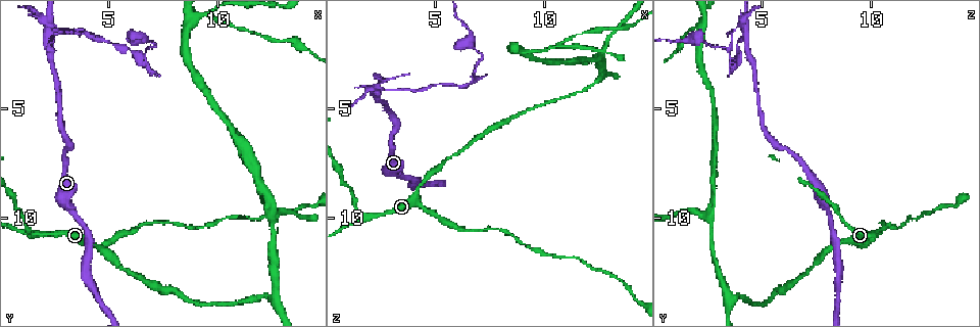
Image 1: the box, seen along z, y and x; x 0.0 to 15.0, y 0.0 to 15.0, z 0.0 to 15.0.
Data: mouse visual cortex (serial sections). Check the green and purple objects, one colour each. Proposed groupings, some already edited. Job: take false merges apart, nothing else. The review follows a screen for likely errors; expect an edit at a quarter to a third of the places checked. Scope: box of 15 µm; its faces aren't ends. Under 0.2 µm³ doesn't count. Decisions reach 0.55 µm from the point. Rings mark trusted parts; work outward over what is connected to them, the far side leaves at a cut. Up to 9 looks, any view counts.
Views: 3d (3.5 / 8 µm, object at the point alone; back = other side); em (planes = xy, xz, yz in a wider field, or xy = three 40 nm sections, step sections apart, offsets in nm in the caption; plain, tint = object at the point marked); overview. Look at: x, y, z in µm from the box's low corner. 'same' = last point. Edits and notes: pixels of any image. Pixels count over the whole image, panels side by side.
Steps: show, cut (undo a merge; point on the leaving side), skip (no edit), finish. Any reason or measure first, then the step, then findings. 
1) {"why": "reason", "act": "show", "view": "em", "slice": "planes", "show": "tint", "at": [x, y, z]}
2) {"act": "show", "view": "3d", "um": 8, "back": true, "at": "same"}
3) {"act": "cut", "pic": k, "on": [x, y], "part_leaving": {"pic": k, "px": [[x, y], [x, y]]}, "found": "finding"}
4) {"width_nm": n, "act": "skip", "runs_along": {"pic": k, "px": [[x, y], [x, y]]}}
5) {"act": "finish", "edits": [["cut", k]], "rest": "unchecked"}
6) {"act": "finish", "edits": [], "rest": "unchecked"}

{"why": "branch point", "act": "show", "view": "3d", "um": 3.5, "at": [2.2, 1.4, 4.3]}

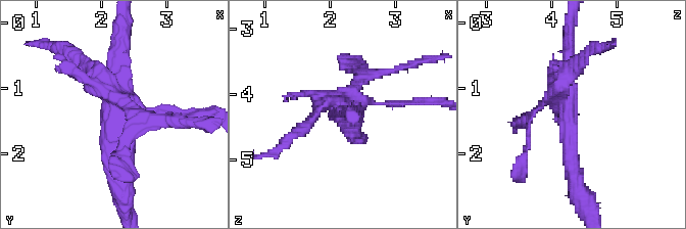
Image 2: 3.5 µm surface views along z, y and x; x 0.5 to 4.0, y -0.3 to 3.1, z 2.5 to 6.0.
{"act": "show", "view": "em", "slice": "xy", "step": 1, "show": "tint", "at": [2.25, 1.40, 4.30]}

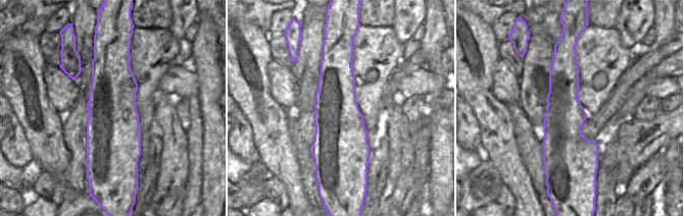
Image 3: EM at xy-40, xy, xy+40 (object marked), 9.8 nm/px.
{"act": "show", "view": "em", "slice": "xy", "step": 3, "show": "tint", "at": "same"}

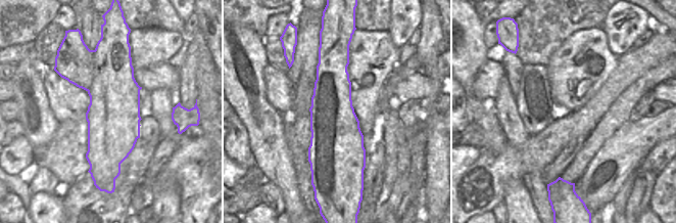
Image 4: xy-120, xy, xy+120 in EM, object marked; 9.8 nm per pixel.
{"act": "cut", "pic": 2, "on": [144, 129], "part_leaving": {"pic": 2, "px": [[132, 102], [173, 119], [213, 111]]}, "found": "a second cell is stuck on"}

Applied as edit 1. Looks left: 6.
{"act": "show", "view": "overview"}

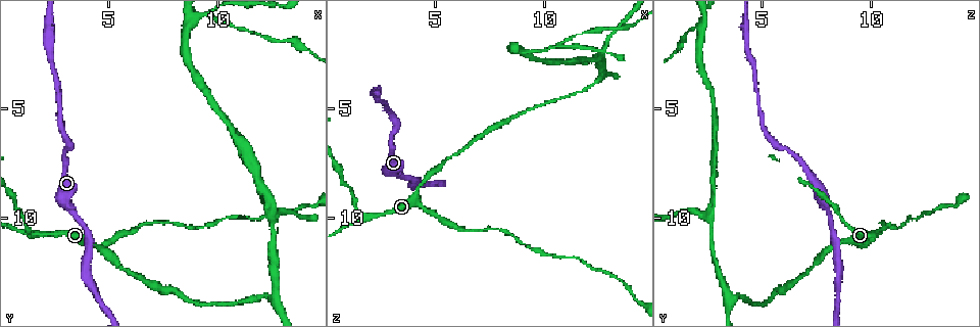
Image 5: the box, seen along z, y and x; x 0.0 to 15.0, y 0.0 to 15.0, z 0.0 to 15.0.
{"why": "three-way junction", "act": "show", "view": "3d", "um": 3.5, "at": [1.8, 10.8, 9.9]}

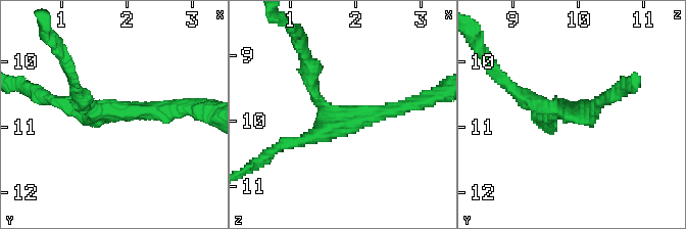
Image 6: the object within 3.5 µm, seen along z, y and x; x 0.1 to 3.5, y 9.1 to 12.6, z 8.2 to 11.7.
{"arms": 3, "arm_widths_nm": [200, 250, 250], "why": "now the EM", "act": "show", "view": "em", "slice": "xy", "step": 1, "show": "tint", "at": [1.70, 10.75, 9.90]}

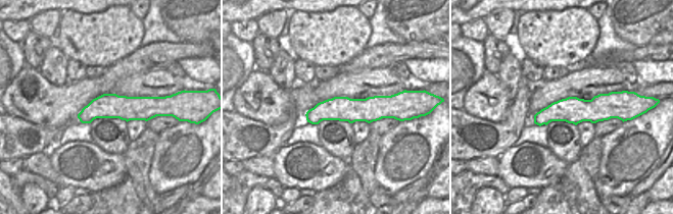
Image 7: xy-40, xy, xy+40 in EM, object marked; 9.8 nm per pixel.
{"act": "skip", "runs_along": {"pic": 6, "px": [[405, 106], [336, 117], [314, 96], [308, 61]]}, "found": "all the same cell"}

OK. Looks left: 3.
{"why": "arms part here", "act": "show", "view": "3d", "um": 3.5, "at": [12.6, 13.7, 3.7]}

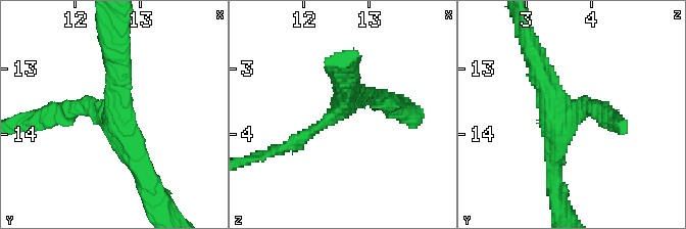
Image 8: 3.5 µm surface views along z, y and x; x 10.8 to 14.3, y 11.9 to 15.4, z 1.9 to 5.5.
{"arms": 3, "arm_widths_nm": [200, 300, 300], "act": "show", "view": "em", "slice": "xy", "step": 5, "show": "tint", "at": [12.60, 13.65, 3.55]}

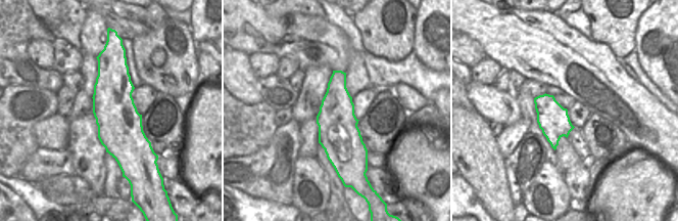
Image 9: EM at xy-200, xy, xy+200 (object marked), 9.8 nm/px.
{"act": "skip", "runs_along": {"pic": 8, "px": [[602, 118], [558, 111], [535, 54]]}, "found": "all the same cell"}

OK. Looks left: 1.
{"act": "finish", "edits": [["cut", 2]], "rest": "unchecked"}

